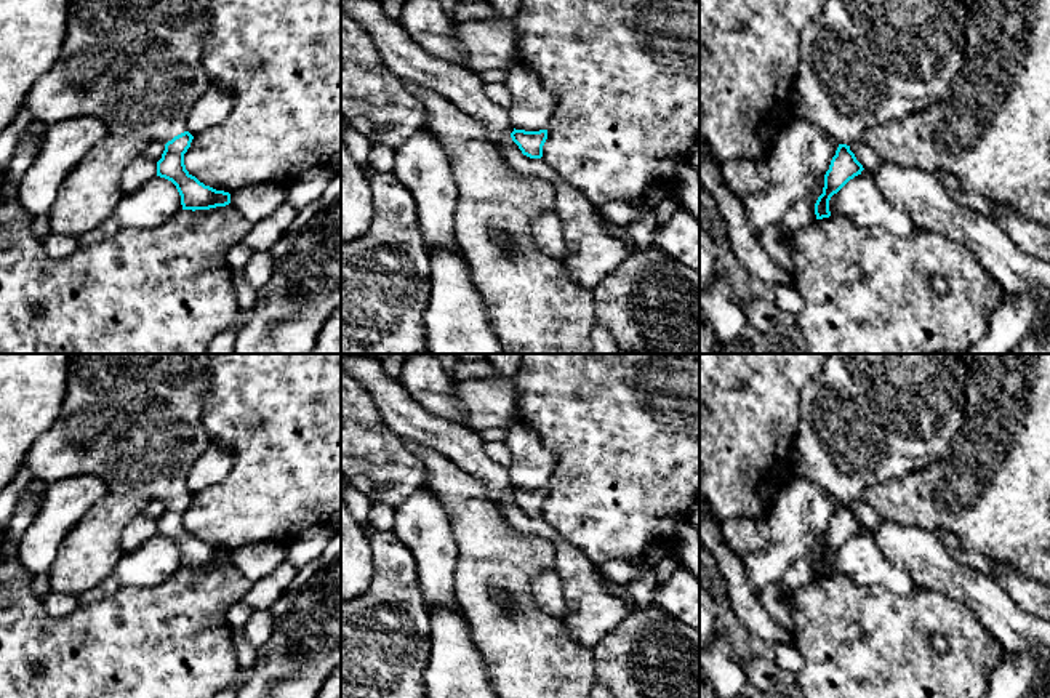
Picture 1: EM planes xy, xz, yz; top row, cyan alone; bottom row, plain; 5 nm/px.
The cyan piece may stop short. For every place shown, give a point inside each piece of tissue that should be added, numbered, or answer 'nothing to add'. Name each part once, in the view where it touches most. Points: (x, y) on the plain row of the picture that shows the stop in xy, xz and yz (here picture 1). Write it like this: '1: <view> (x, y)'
1: xy (135, 420)

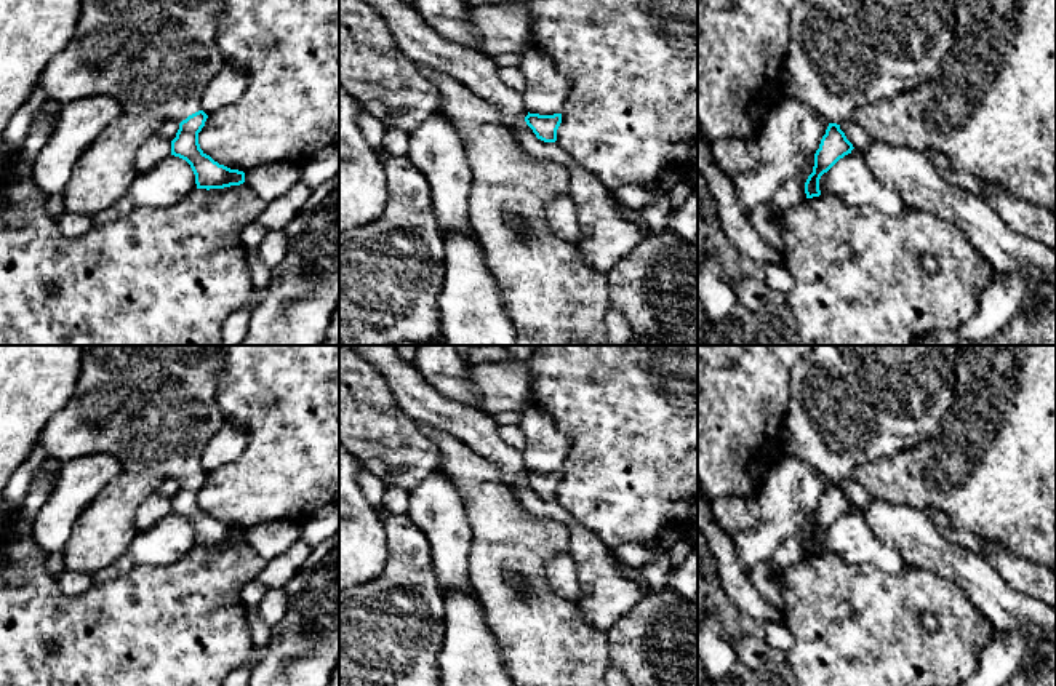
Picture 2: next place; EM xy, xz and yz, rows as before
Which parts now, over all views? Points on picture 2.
1: xy (154, 406)

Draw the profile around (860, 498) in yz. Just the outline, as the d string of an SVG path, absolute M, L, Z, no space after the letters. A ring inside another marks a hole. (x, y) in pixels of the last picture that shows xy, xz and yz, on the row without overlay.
M854 478L842 481L840 488L858 510L866 510L872 502L869 493Z

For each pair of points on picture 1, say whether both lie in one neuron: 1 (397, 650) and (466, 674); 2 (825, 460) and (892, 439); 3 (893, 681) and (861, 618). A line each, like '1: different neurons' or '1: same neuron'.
1: different neurons
2: same neuron
3: same neuron

